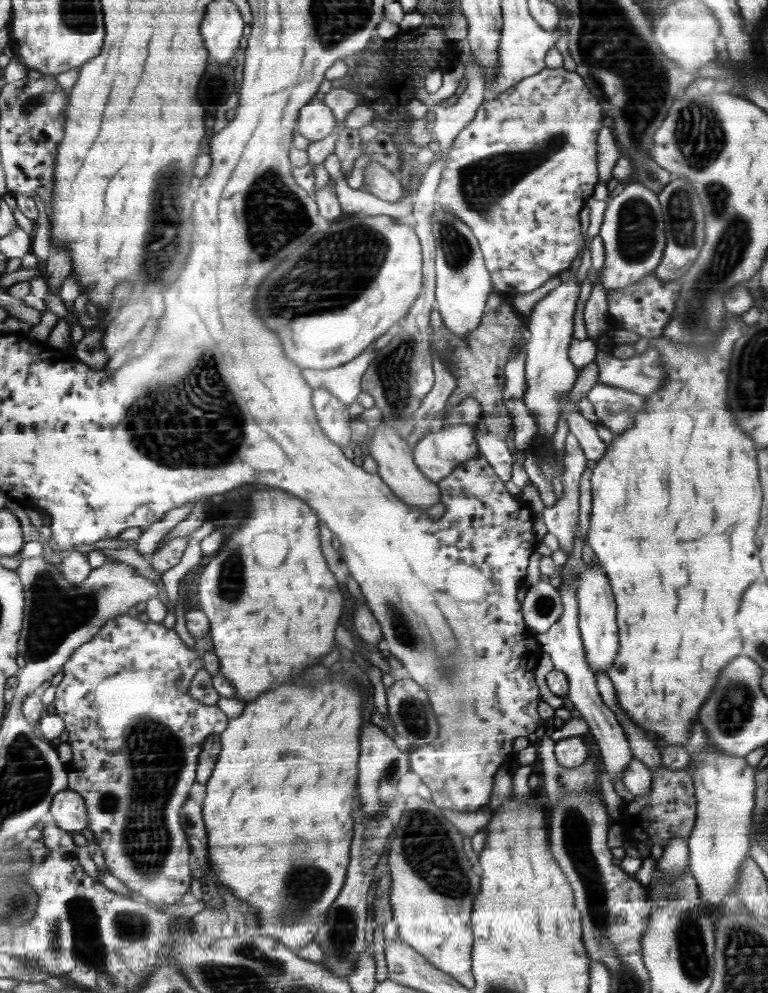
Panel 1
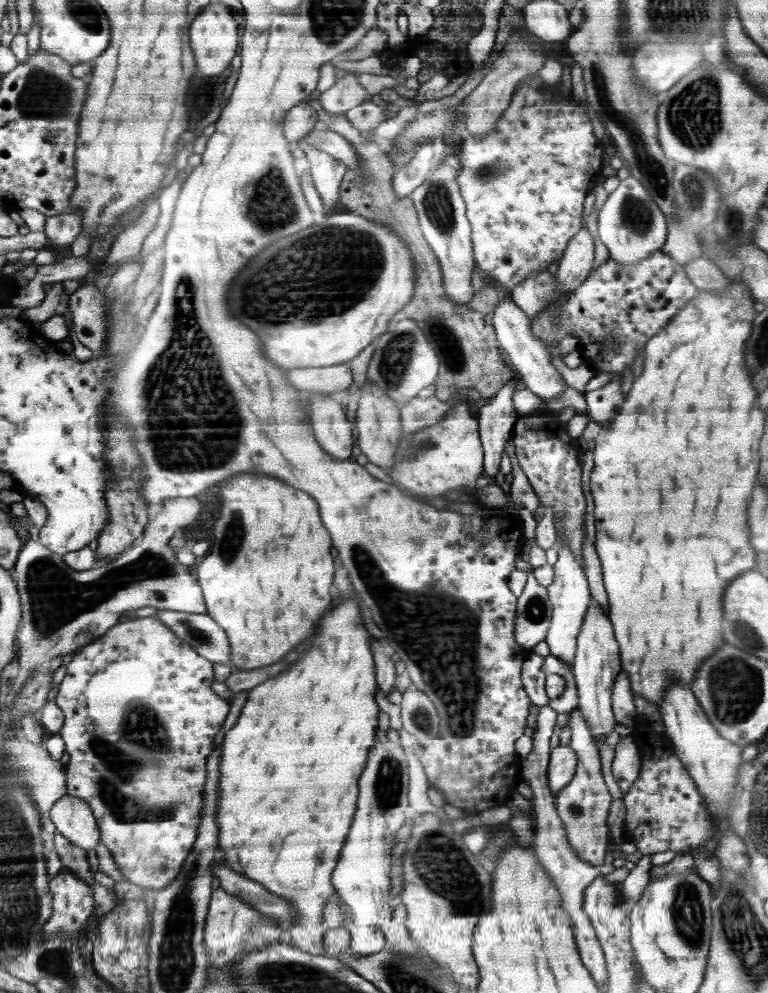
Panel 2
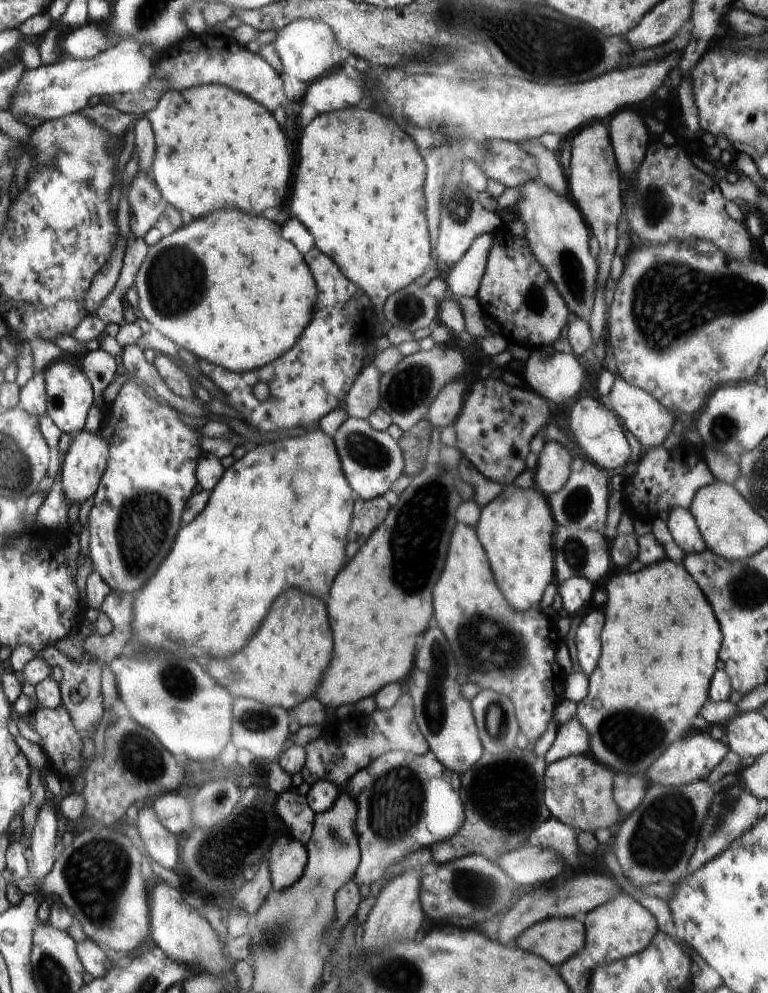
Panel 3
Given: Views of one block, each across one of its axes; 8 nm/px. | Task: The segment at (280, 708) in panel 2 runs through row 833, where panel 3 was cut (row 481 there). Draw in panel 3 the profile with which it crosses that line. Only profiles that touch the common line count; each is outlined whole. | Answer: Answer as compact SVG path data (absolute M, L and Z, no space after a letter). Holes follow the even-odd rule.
M320 427L308 429L306 434L296 436L296 438L284 438L284 440L276 440L276 442L270 443L258 442L250 452L240 451L236 457L236 462L225 473L223 482L220 482L220 485L213 492L214 494L211 496L212 500L210 500L208 510L180 532L180 538L176 542L176 550L172 550L168 562L164 562L164 566L160 568L160 574L156 574L156 578L152 578L152 582L144 588L144 592L138 594L138 600L136 600L138 634L140 634L140 638L144 638L144 644L156 646L156 648L168 648L168 650L172 650L172 652L176 652L180 656L196 658L202 664L208 658L222 659L224 656L236 654L254 636L256 628L260 626L260 620L268 612L270 602L284 588L298 586L300 590L312 592L312 594L318 596L318 582L314 580L318 570L326 572L326 580L332 580L334 576L338 576L343 571L342 566L344 566L344 560L346 560L344 558L344 546L347 546L346 534L349 534L351 529L350 514L352 514L352 504L355 504L354 500L358 498L354 496L355 490L348 483L334 438L326 435Z

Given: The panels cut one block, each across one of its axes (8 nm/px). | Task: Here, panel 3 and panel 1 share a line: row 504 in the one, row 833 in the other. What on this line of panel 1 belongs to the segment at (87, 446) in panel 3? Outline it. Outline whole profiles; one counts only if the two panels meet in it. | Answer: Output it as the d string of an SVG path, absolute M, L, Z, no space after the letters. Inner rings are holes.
M68 790L59 792L52 805L50 819L55 824L69 830L70 833L83 834L82 830L90 828L91 815L87 797L79 792Z

